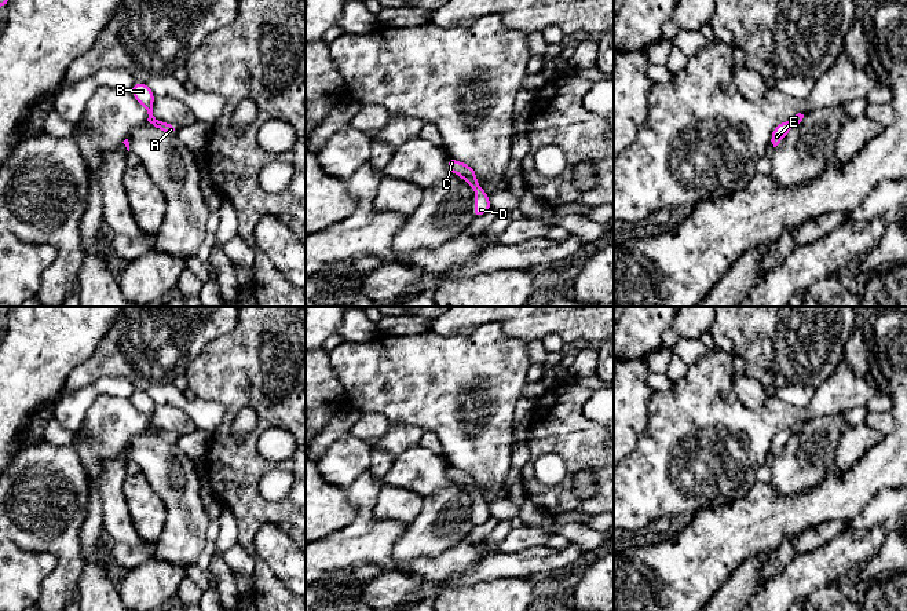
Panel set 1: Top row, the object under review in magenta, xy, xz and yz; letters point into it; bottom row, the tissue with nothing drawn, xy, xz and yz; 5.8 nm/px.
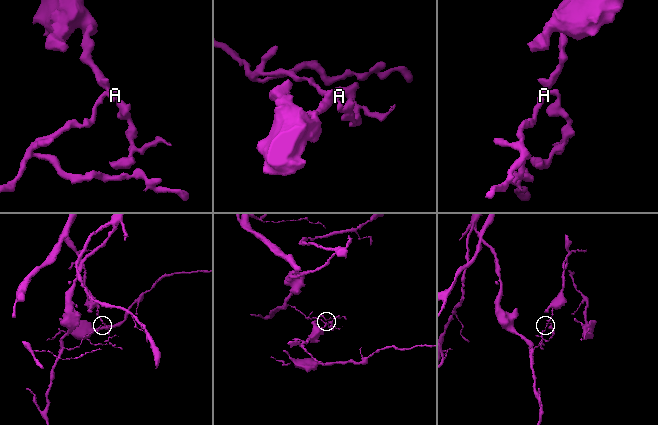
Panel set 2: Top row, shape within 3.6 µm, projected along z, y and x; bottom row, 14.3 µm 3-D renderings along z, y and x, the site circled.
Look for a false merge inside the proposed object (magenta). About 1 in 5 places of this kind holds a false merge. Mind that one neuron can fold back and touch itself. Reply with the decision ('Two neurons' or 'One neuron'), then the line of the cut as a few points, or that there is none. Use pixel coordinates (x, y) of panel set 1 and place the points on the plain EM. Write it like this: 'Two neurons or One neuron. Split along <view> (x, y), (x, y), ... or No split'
Two neurons. Split along xz (463, 483), (475, 487)

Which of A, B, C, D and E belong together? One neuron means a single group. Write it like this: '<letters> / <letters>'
A C E / B D

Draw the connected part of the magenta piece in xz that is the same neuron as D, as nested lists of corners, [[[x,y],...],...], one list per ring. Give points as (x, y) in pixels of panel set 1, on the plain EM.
[[[462,484],[462,489],[475,498],[473,526],[480,526],[491,517],[487,501],[478,491],[476,487]]]

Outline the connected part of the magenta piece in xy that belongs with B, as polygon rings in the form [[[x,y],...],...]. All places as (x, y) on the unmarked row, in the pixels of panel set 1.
[[[135,391],[129,398],[129,400],[147,418],[147,422],[149,422],[147,428],[157,431],[158,428],[153,424],[153,411],[154,411],[156,403],[149,396],[149,394],[143,391]]]

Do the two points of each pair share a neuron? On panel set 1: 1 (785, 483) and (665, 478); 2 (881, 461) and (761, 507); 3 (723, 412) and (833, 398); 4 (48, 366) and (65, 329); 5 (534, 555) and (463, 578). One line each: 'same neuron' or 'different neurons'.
1: different neurons
2: same neuron
3: same neuron
4: same neuron
5: same neuron

